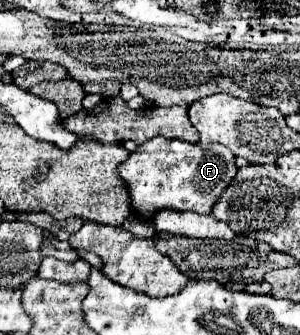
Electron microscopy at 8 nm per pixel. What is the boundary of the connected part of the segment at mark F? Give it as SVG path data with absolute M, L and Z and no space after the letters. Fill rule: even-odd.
M163 136L151 138L145 144L141 144L127 158L127 162L123 162L123 166L119 166L119 174L131 194L133 212L137 212L139 218L147 218L147 214L149 214L149 218L153 218L159 210L181 210L181 212L193 210L197 214L211 214L213 204L221 196L221 190L225 190L225 186L229 186L235 172L237 172L235 156L229 152L229 148L225 148L221 144L213 144L213 146L189 144L189 142L181 142L181 140L167 140Z

